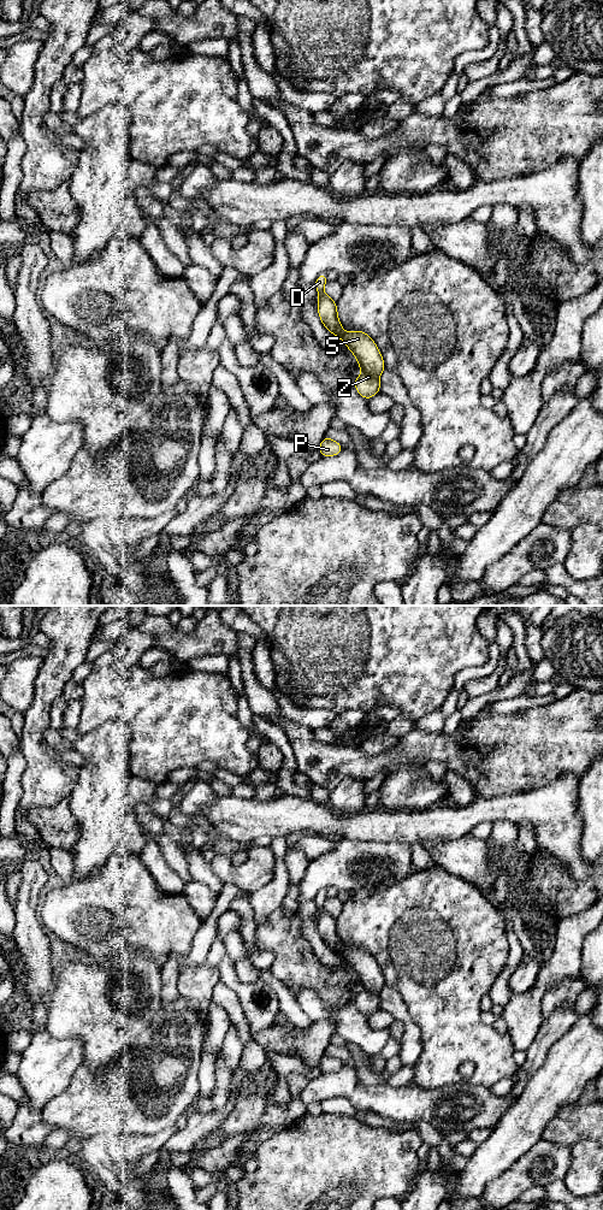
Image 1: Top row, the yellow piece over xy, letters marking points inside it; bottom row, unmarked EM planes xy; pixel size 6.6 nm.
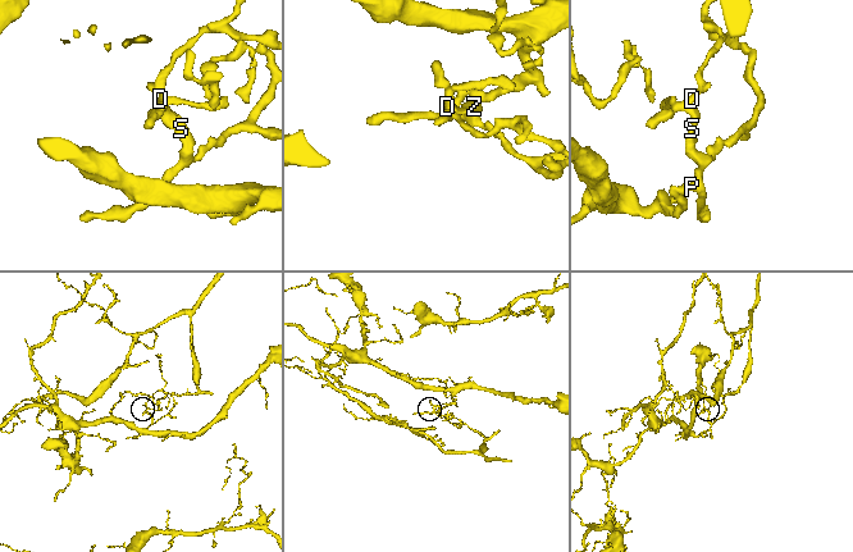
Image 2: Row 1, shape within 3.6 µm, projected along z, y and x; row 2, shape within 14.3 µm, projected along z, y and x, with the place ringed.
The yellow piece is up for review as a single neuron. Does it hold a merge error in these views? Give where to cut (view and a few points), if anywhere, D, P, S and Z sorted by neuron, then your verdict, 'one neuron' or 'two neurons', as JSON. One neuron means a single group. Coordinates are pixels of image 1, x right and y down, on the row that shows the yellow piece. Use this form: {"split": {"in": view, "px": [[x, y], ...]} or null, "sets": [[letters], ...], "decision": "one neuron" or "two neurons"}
{"split": {"in": "xy", "px": [[341, 328], [335, 328], [331, 331]]}, "sets": [["D"], ["P", "S", "Z"]], "decision": "two neurons"}

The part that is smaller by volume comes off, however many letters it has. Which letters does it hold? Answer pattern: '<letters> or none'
D

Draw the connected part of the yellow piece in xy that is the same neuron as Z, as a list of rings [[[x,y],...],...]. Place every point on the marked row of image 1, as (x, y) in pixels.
[[[343,327],[335,329],[333,335],[347,336],[344,341],[356,356],[362,373],[354,380],[356,391],[367,401],[380,391],[379,376],[385,370],[384,360],[373,340],[363,331],[347,334]]]

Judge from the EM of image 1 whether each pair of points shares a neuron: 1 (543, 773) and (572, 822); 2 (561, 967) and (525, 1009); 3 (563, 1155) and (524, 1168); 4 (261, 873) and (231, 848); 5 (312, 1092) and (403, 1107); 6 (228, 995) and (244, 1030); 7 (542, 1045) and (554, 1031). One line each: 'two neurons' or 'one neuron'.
1: two neurons
2: one neuron
3: one neuron
4: two neurons
5: one neuron
6: one neuron
7: one neuron

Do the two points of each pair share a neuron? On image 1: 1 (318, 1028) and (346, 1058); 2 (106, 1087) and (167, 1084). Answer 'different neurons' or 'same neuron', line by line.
1: different neurons
2: same neuron

